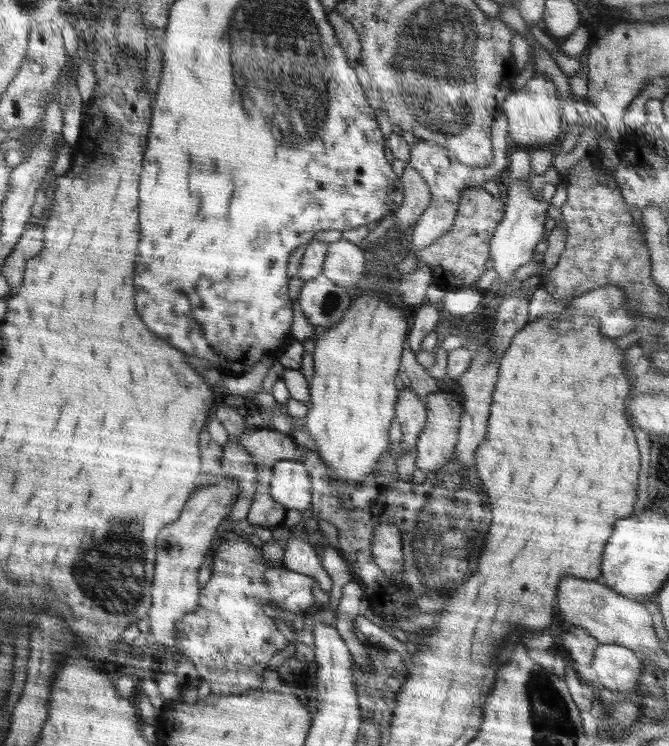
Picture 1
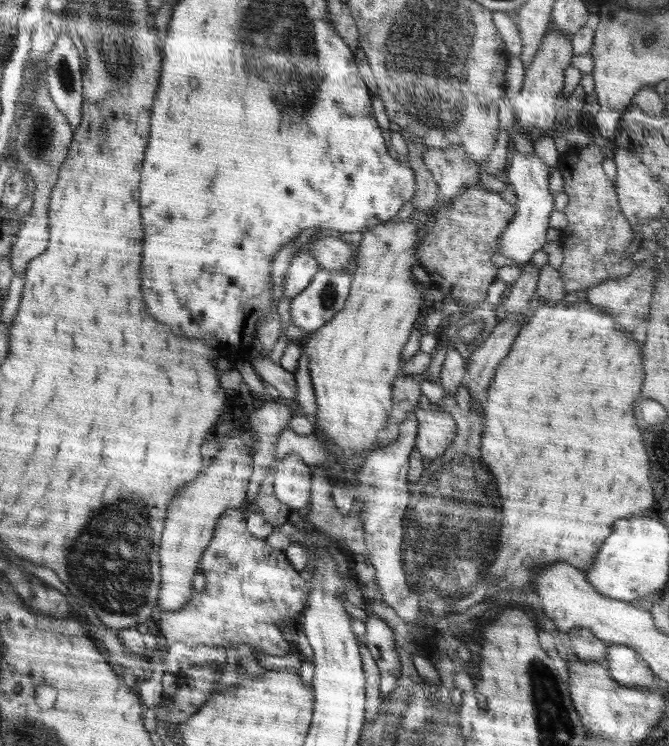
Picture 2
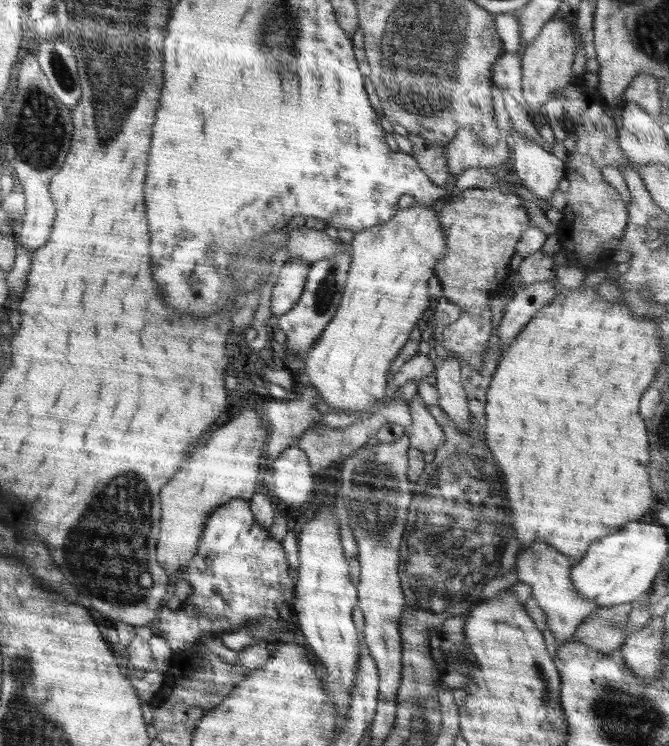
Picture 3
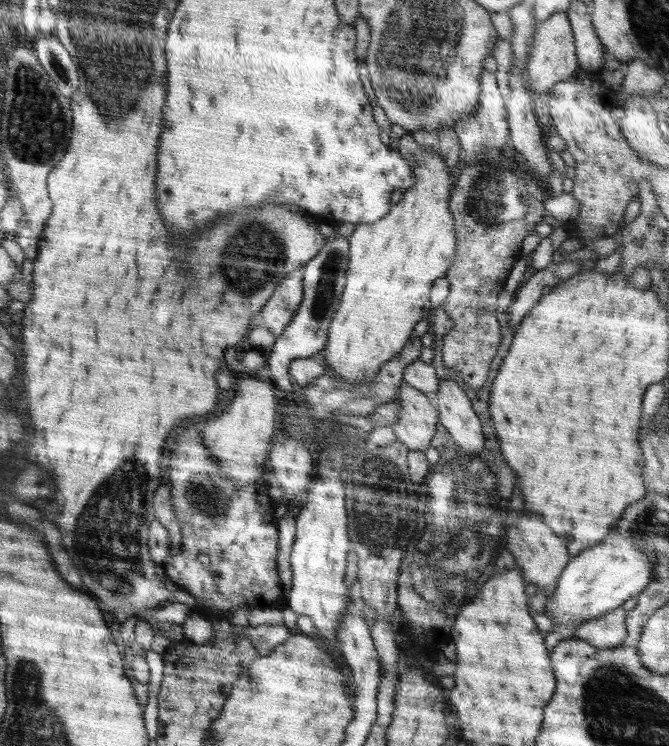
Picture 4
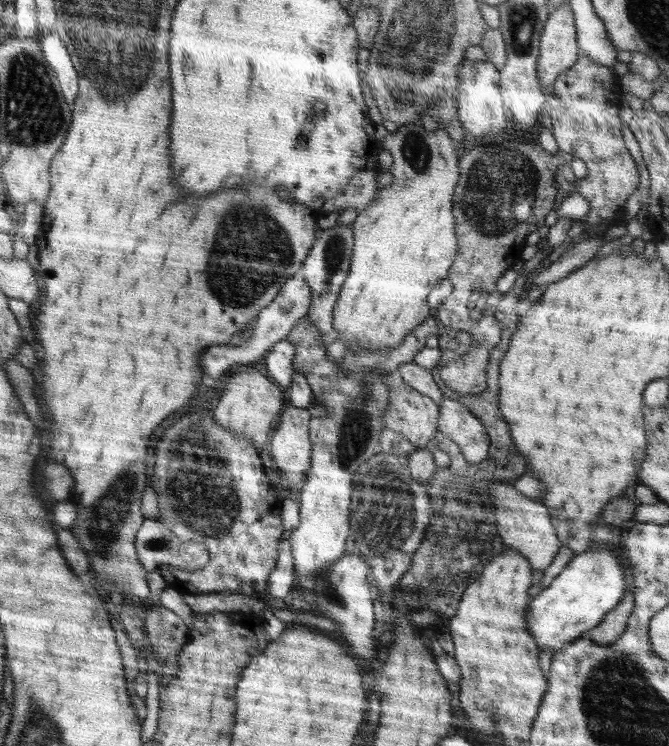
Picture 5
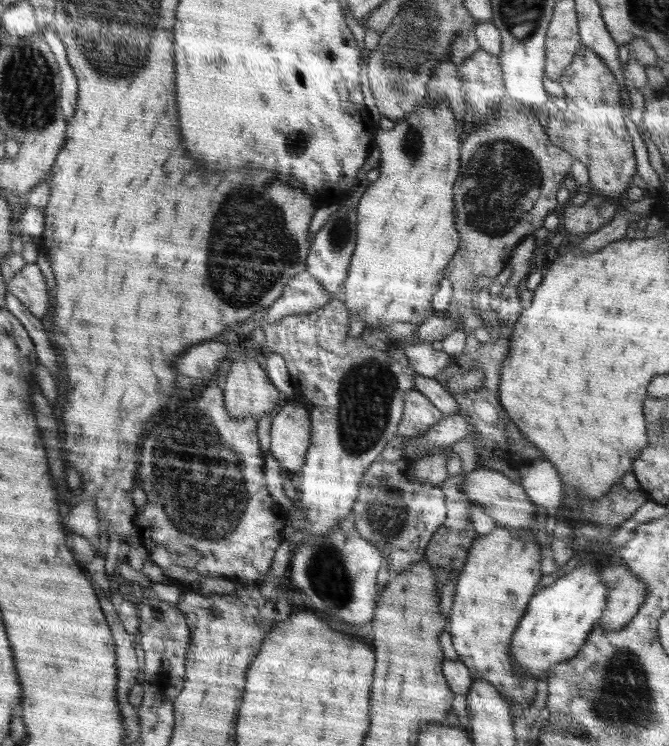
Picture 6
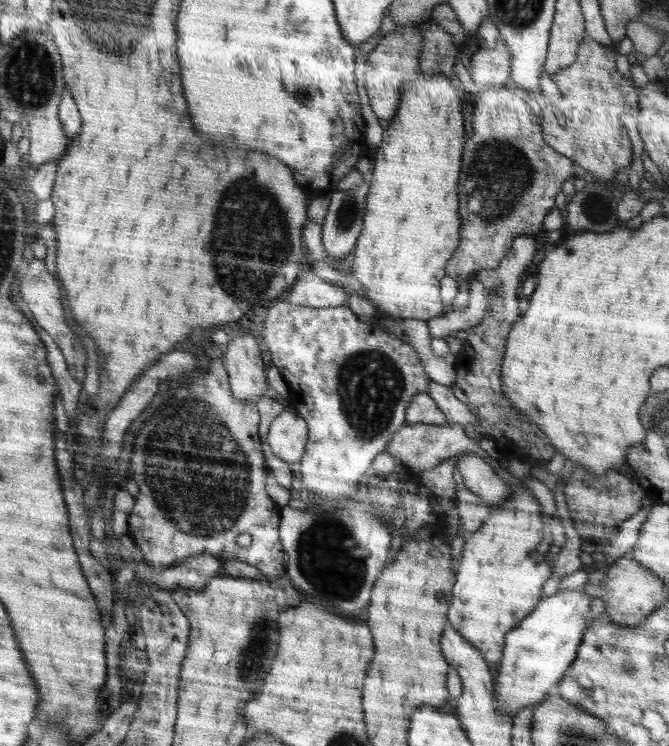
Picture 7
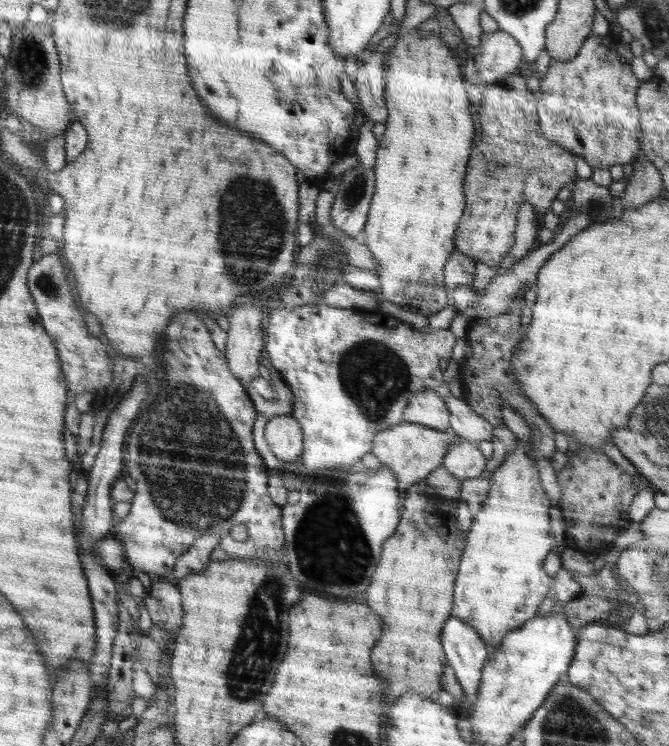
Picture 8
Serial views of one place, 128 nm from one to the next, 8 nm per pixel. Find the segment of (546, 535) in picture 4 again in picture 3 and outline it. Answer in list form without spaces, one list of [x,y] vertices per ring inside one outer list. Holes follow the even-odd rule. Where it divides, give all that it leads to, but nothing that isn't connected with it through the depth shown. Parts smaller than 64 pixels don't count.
[[[534,540],[532,546],[520,550],[520,552],[518,552],[518,560],[516,560],[518,581],[532,588],[532,597],[535,599],[535,602],[538,603],[538,606],[546,613],[547,624],[559,645],[572,640],[573,634],[580,623],[584,622],[587,618],[592,618],[592,616],[594,616],[596,612],[600,612],[602,608],[608,608],[600,607],[596,601],[592,602],[591,600],[584,600],[574,590],[572,581],[570,581],[570,572],[572,572],[575,563],[576,562],[572,558],[568,558],[568,556],[564,556],[564,554],[560,554],[560,552],[554,552],[552,546],[540,542],[540,540]]]

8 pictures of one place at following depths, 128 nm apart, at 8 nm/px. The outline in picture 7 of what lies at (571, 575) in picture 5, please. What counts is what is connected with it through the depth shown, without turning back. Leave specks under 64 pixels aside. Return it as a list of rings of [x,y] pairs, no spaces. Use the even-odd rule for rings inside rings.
[[[559,590],[552,596],[542,596],[536,609],[520,622],[520,624],[507,632],[503,655],[497,668],[498,676],[495,681],[495,702],[499,704],[501,712],[507,712],[512,717],[525,706],[533,706],[542,702],[551,694],[560,683],[564,673],[576,658],[578,647],[582,642],[583,632],[587,629],[584,623],[591,610],[592,596],[584,590]]]

